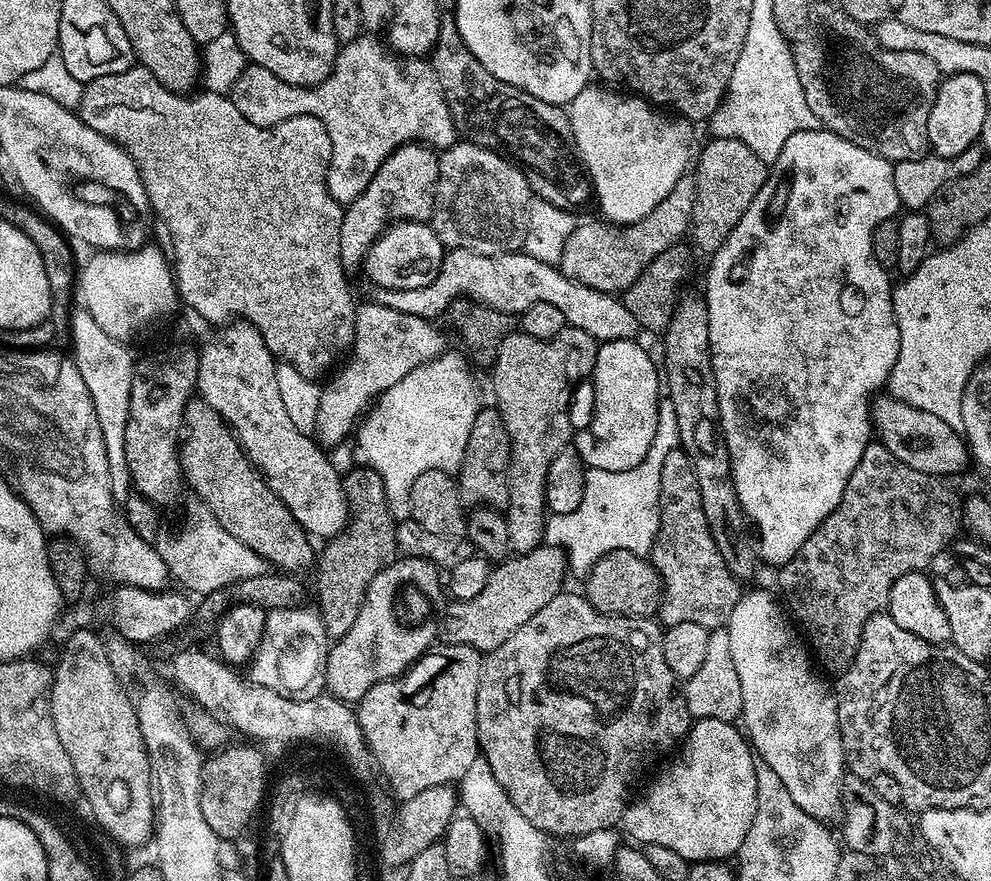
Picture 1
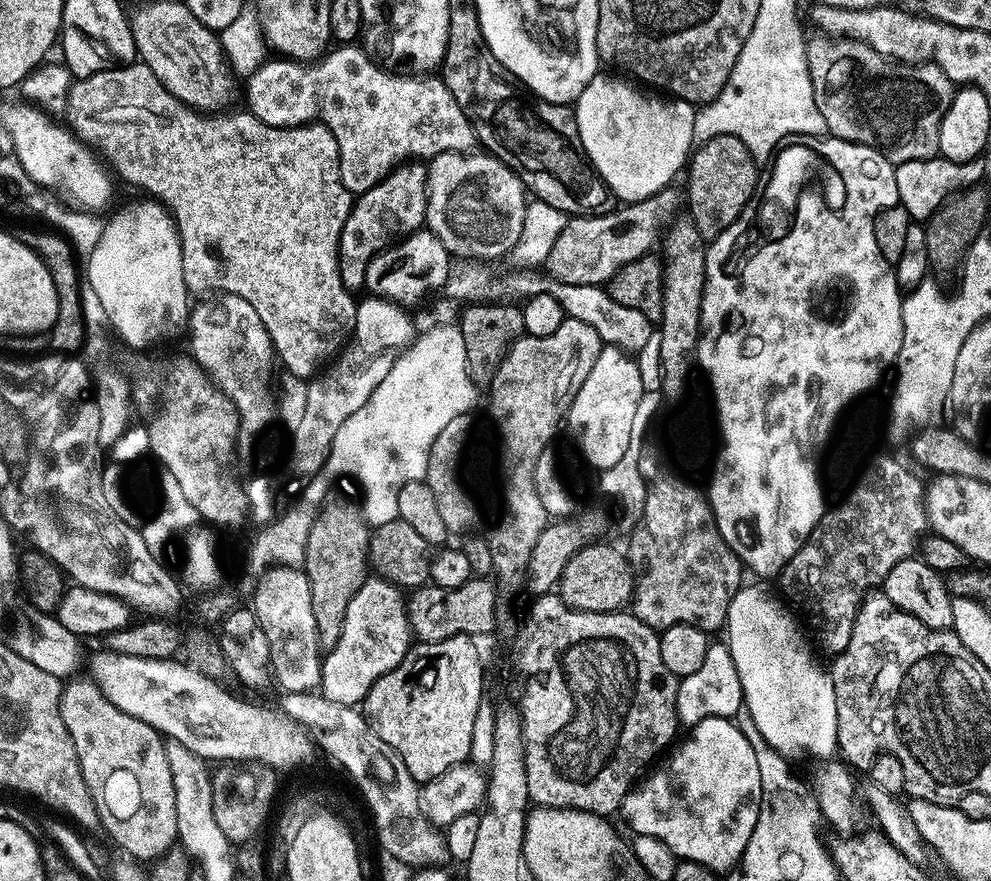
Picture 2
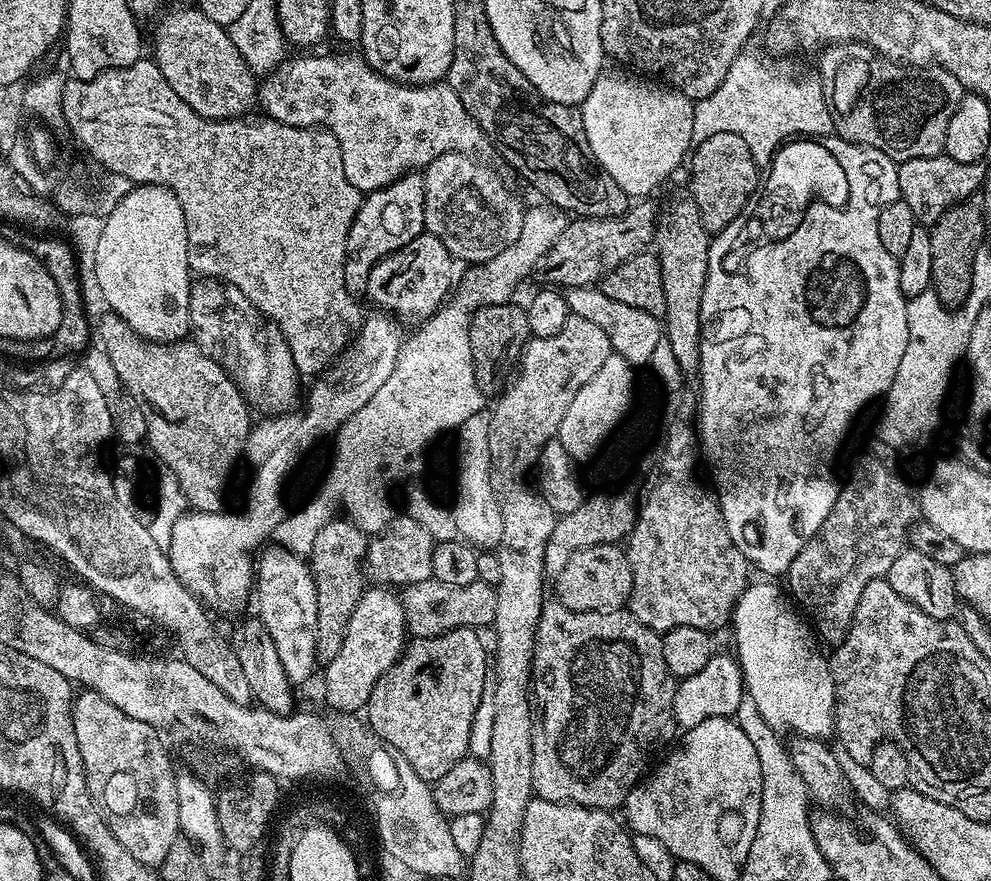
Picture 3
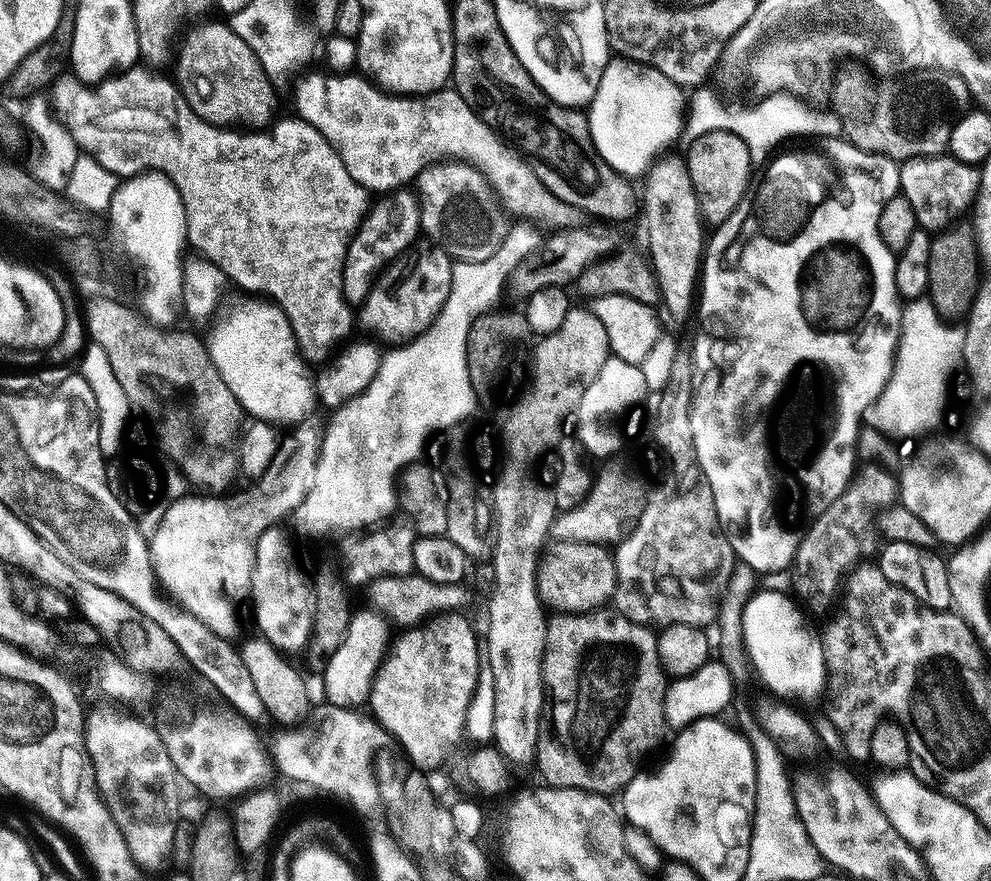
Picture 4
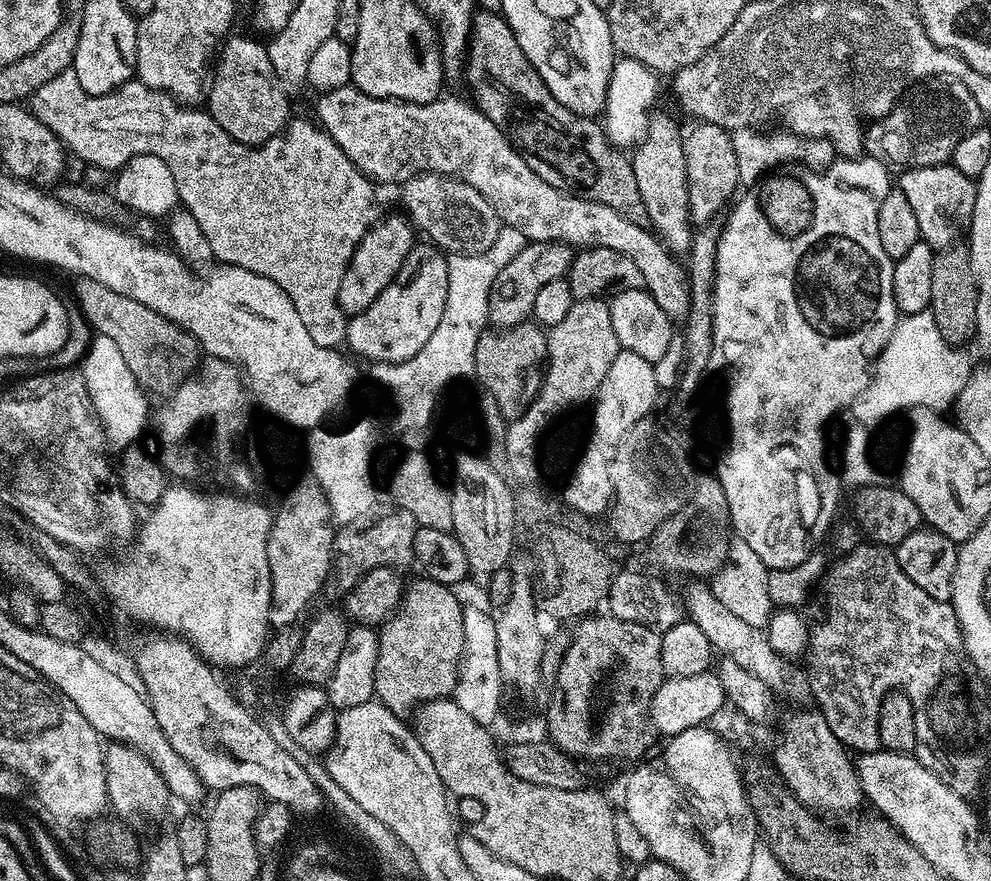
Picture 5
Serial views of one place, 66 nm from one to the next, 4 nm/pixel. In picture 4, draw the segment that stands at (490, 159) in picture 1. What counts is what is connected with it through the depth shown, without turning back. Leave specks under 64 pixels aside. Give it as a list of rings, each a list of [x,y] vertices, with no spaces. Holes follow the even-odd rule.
[[[443,161],[428,165],[416,176],[414,191],[420,208],[421,231],[433,243],[448,252],[454,260],[482,261],[485,260],[502,244],[508,229],[508,220],[499,200],[496,199],[488,180],[471,164],[459,161]]]

